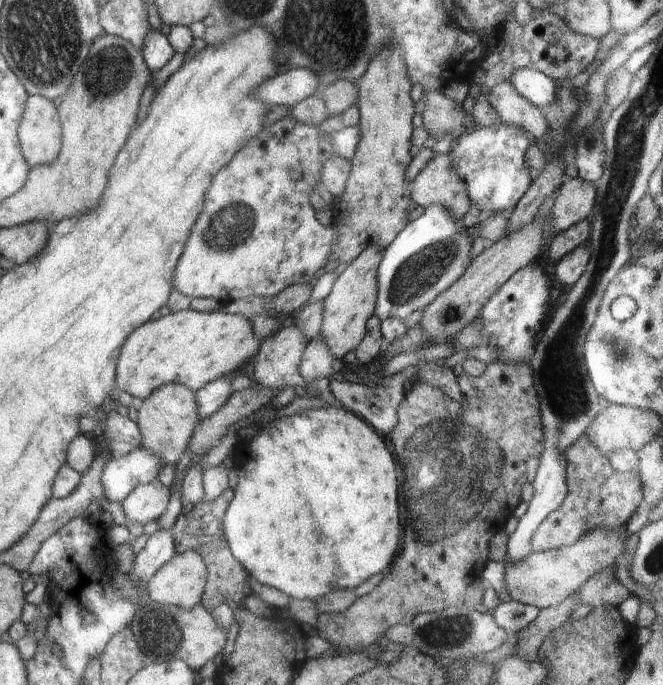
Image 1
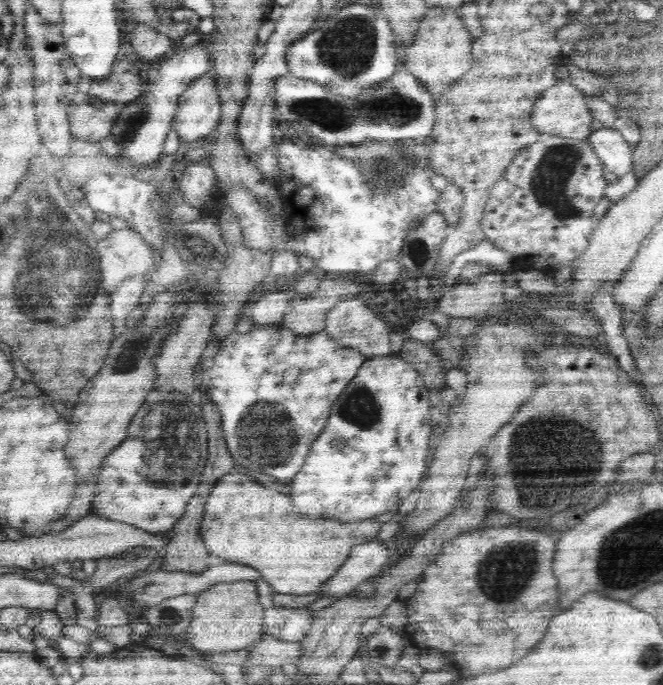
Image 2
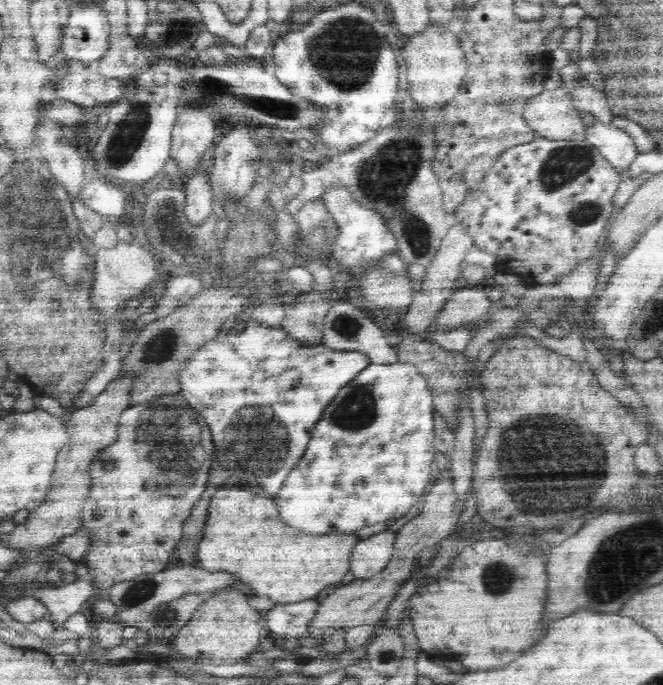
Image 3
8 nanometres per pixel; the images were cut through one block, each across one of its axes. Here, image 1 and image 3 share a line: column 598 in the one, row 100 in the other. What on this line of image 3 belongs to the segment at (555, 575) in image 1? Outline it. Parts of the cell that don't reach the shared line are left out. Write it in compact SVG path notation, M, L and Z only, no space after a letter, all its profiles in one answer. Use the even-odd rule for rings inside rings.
M569 88L545 89L524 108L524 120L538 137L550 140L584 140L586 126L573 104Z

